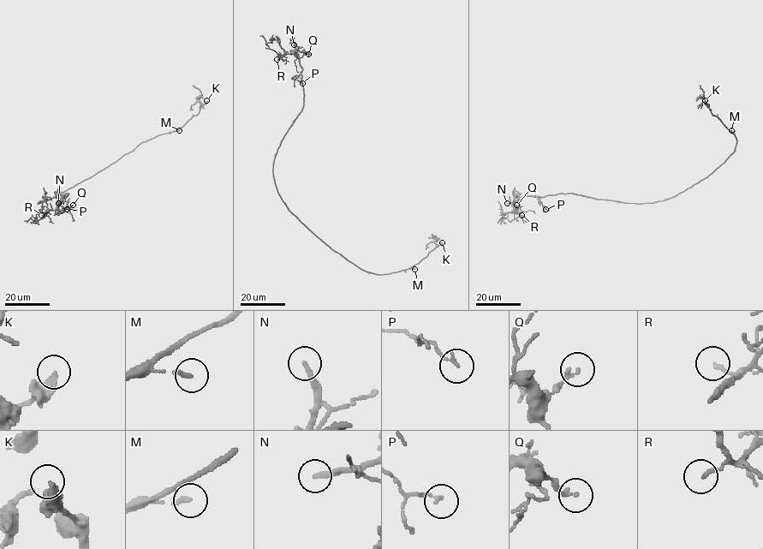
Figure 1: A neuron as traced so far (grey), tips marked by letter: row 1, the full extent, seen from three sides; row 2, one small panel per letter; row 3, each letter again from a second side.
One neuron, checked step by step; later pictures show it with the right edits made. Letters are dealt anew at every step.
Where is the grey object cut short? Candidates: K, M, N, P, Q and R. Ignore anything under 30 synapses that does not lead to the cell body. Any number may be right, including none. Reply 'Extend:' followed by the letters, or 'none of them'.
Extend: N

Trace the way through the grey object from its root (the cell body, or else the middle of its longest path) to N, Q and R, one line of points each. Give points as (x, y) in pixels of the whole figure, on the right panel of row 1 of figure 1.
N: (671, 197), (653, 203), (634, 203), (558, 193), (522, 196), (507, 203)
Q: (671, 197), (653, 203), (634, 203), (558, 193), (522, 196), (515, 202), (513, 211), (516, 205)
R: (671, 197), (653, 203), (634, 203), (572, 193), (522, 196), (514, 205), (521, 215)

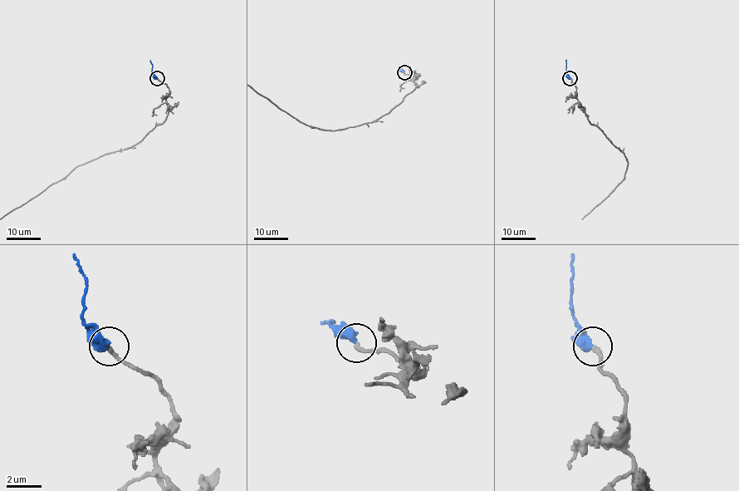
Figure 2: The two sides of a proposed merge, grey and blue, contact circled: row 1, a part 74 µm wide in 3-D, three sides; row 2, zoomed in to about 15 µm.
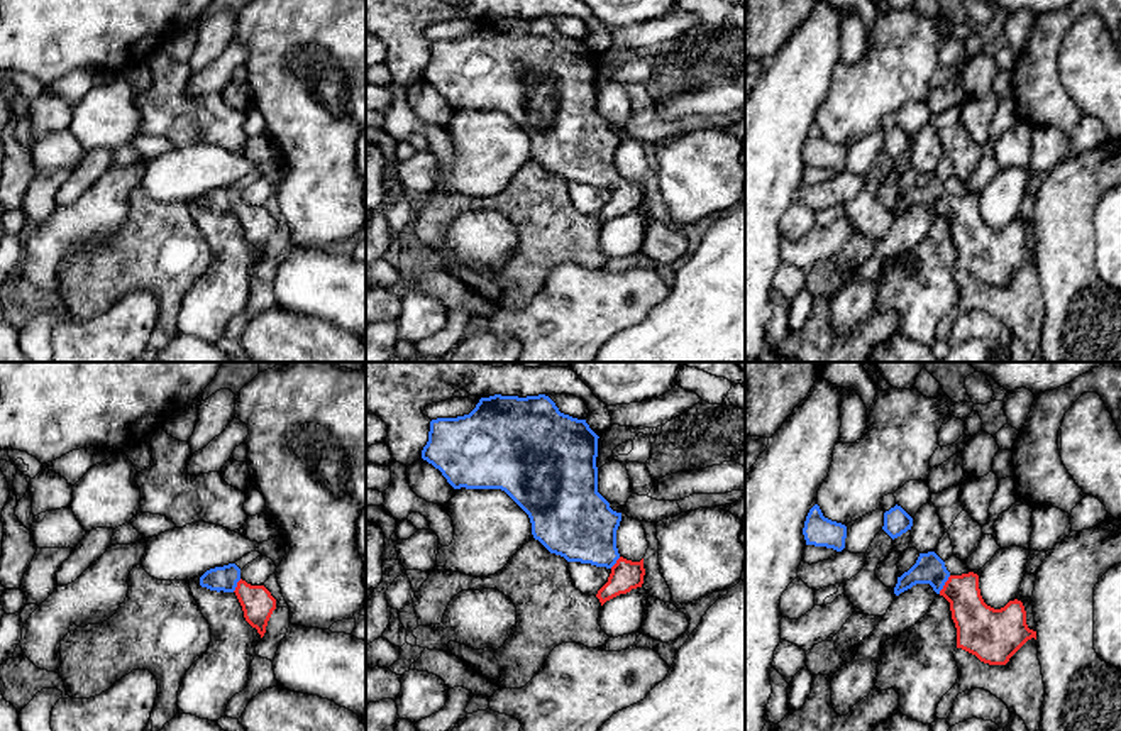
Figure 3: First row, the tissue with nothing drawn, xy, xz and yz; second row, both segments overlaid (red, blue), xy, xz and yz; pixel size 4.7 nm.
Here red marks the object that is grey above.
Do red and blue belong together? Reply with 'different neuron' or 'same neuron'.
same neuron

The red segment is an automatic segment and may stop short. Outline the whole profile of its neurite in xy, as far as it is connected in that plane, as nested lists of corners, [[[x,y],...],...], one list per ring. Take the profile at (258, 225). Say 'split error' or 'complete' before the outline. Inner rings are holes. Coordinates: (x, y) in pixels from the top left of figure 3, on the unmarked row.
split error | [[[235,184],[207,191],[200,198],[200,206],[217,213],[234,213],[246,242],[257,250],[261,259],[264,257],[268,242],[276,230],[276,220],[264,206],[251,206],[242,201],[240,190]]]

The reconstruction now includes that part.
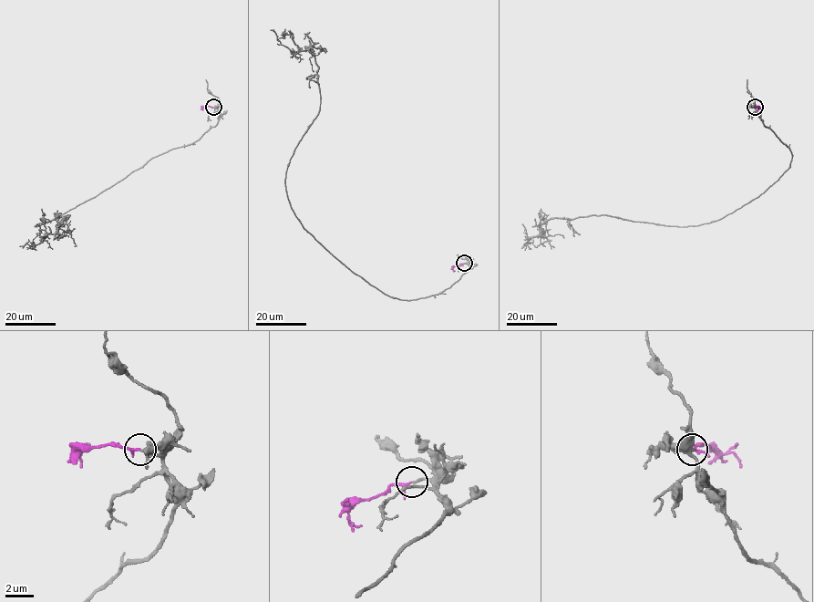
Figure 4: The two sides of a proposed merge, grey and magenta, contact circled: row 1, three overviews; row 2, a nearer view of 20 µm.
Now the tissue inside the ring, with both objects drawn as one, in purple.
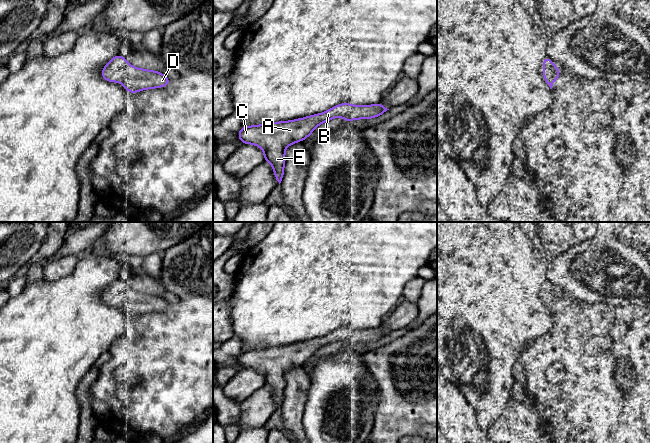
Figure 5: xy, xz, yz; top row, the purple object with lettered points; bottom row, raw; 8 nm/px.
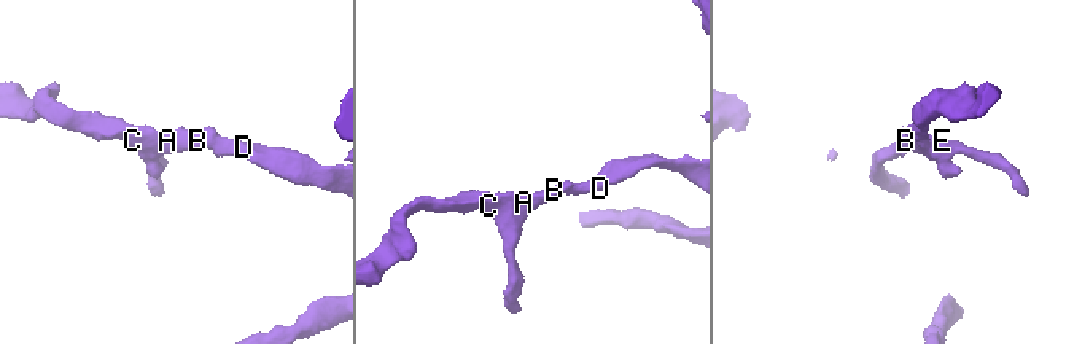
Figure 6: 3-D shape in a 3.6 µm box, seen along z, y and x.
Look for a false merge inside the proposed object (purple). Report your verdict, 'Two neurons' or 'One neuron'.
One neuron

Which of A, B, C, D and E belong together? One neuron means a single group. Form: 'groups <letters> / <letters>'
groups A B C D E

